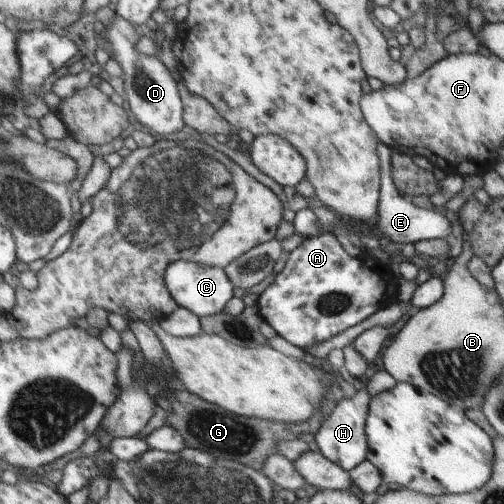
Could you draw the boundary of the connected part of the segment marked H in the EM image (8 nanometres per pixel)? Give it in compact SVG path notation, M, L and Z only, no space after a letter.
M362 387L352 398L344 398L336 405L331 414L323 420L323 424L315 434L316 444L320 453L334 464L350 473L362 460L366 459L368 451L365 434L365 421L369 410L370 394L368 388Z

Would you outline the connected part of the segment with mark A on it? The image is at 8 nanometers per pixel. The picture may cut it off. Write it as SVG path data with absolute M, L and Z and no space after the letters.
M331 232L304 239L302 244L286 256L284 270L277 274L274 282L259 295L257 306L260 316L276 333L290 344L304 348L320 344L344 330L363 322L380 308L396 302L399 282L379 254L352 258L343 248L343 241Z

